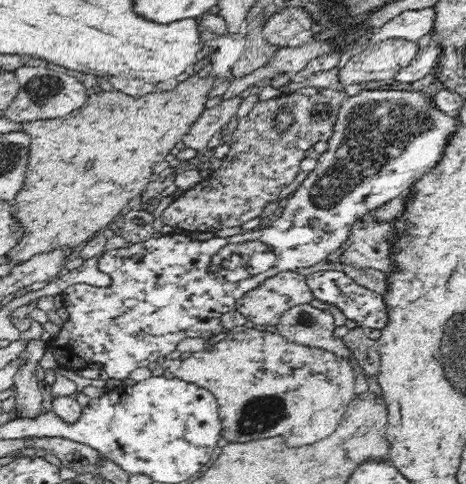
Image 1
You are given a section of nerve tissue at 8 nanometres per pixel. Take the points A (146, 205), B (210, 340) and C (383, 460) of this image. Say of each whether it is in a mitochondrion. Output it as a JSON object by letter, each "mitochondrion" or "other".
{"A":"other","B":"other","C":"other"}

